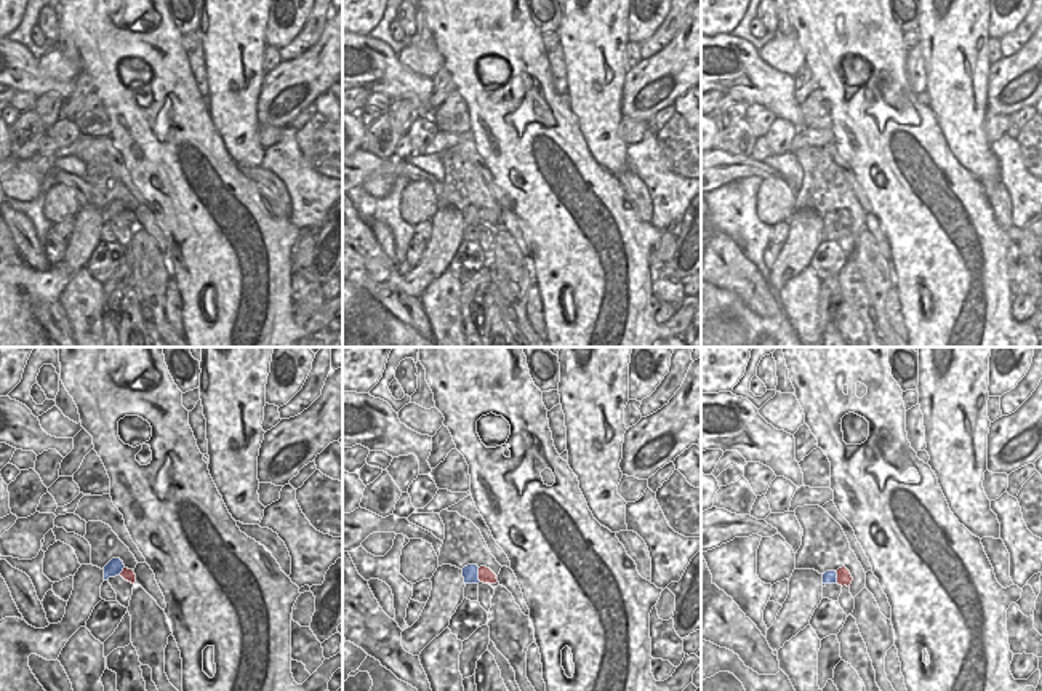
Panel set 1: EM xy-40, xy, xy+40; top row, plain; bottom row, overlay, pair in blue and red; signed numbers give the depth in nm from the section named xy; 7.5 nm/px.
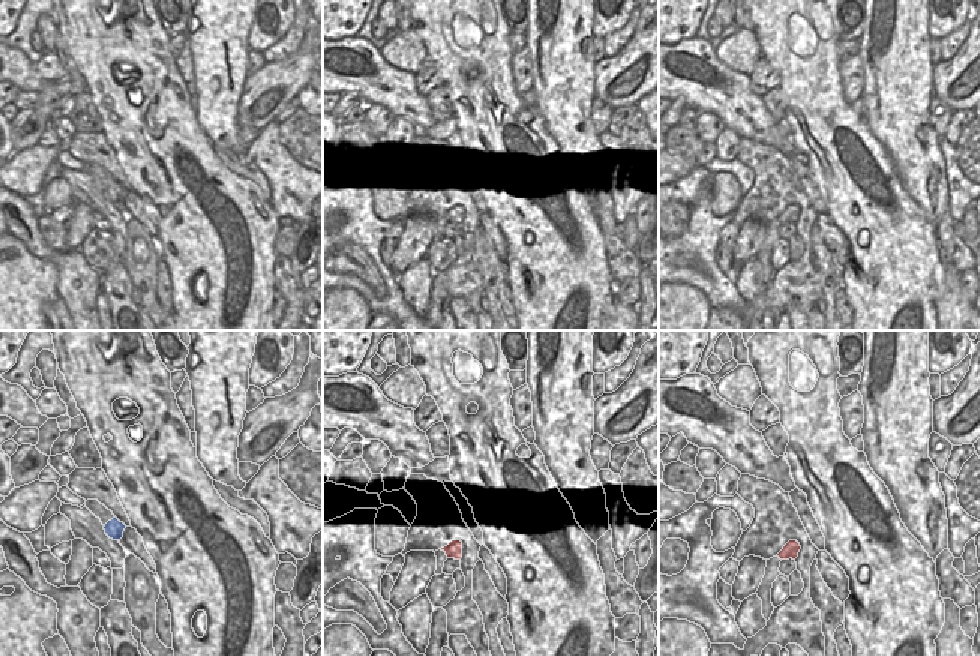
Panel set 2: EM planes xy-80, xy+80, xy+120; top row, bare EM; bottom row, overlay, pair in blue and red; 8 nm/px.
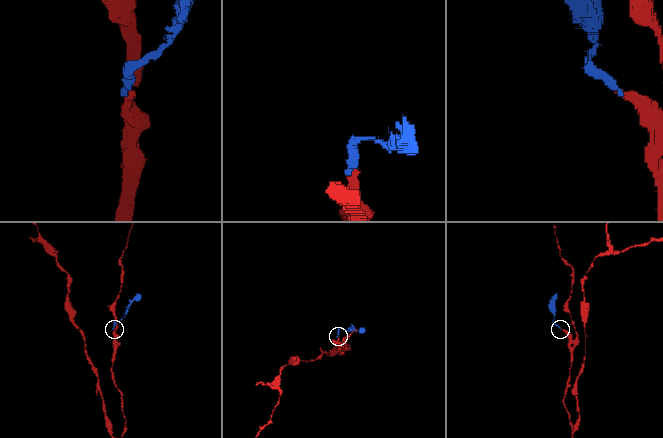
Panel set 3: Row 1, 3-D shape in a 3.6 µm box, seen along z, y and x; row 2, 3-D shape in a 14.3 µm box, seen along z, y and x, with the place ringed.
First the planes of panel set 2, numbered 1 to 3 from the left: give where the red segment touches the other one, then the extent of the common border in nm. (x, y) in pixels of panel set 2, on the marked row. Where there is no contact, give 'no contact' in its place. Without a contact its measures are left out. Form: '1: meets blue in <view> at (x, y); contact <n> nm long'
1: no contact
2: no contact
3: no contact

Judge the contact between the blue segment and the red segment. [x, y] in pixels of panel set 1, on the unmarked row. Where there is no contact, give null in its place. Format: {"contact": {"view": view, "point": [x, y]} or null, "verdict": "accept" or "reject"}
{"contact": {"view": "xy", "point": [477, 216]}, "verdict": "accept"}

